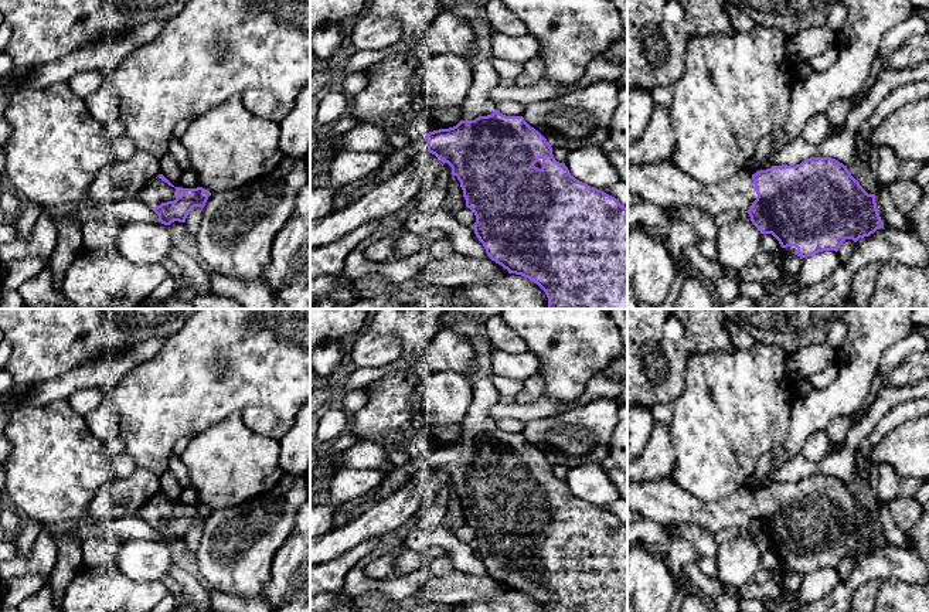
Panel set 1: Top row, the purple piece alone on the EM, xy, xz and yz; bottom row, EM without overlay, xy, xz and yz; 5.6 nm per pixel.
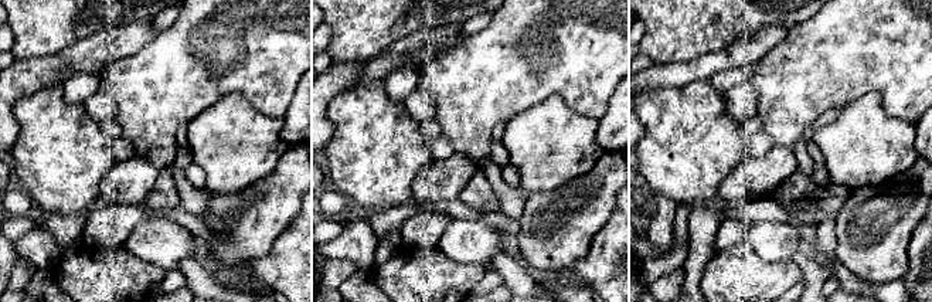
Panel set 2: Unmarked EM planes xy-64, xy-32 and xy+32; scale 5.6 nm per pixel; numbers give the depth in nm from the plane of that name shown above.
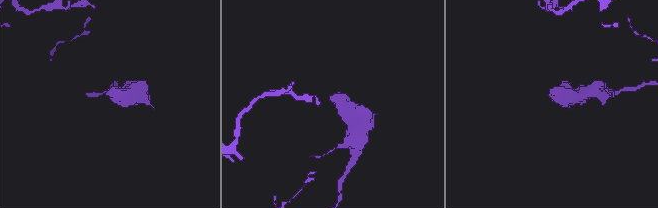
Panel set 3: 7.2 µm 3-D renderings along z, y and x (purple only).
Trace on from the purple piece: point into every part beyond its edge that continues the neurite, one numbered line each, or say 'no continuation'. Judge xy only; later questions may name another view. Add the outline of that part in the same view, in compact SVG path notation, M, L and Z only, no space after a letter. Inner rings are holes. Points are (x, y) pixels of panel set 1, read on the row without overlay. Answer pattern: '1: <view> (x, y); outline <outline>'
1: xy (157, 509); outline M154 496L140 511L139 516L149 524L156 526L161 520L174 518L177 509L161 496Z

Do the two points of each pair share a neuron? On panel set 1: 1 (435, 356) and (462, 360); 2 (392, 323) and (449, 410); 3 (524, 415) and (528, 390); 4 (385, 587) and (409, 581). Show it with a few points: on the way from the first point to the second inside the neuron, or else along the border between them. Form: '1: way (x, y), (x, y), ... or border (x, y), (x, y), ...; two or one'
1: way (442, 356), (455, 356); one
2: border (428, 376), (425, 381); two
3: border (543, 394), (524, 404), (514, 401); two
4: way (391, 587), (404, 585); one

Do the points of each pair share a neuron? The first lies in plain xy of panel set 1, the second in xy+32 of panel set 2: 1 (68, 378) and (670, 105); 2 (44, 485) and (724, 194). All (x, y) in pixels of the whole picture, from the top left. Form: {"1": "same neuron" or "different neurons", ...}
{"1": "different neurons", "2": "different neurons"}

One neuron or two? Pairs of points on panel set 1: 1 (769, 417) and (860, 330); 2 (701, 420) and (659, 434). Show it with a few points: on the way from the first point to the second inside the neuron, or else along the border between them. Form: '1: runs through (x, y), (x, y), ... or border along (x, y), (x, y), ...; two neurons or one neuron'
1: border along (796, 398), (788, 431); two neurons
2: border along (669, 428), (674, 463); two neurons

